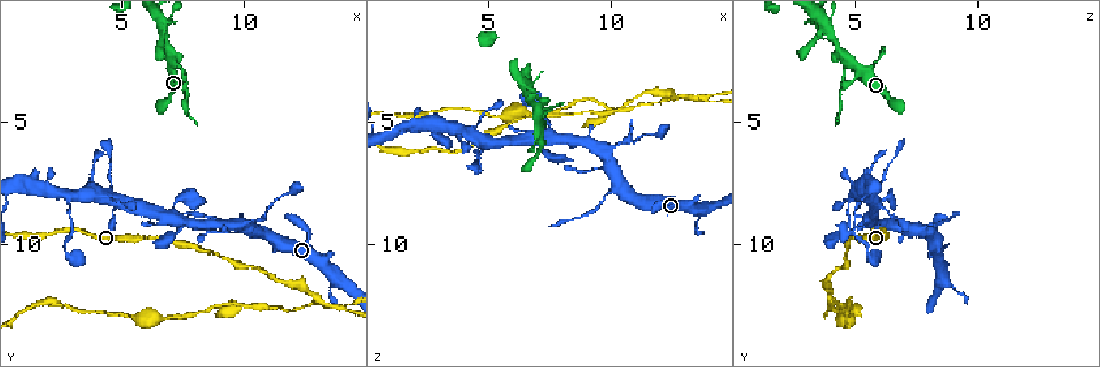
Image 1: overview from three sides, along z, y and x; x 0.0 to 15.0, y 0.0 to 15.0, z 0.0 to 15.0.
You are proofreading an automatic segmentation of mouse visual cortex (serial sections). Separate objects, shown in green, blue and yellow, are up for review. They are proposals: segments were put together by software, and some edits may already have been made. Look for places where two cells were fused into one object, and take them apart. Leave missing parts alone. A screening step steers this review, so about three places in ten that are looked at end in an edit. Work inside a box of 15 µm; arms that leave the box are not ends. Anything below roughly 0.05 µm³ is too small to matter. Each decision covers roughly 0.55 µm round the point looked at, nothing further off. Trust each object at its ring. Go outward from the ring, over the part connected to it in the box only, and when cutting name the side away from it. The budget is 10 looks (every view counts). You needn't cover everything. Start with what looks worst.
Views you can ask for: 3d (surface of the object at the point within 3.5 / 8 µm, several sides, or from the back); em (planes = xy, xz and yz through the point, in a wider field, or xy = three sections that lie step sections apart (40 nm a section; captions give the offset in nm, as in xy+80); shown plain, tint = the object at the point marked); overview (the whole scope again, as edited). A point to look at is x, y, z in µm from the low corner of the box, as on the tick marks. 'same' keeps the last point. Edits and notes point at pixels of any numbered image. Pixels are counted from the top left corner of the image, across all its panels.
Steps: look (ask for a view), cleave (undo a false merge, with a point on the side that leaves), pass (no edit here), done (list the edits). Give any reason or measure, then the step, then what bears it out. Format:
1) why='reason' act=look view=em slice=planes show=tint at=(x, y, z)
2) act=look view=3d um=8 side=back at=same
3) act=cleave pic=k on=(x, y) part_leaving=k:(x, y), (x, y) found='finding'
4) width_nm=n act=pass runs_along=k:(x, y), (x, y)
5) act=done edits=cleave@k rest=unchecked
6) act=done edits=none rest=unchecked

why='side arm on a straight run' act=look view=3d um=8 at=(6.6, 1.1, 3.8)

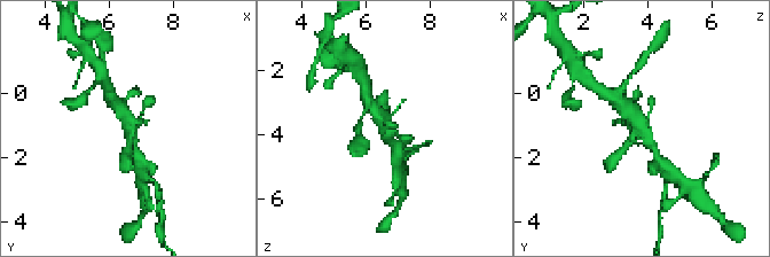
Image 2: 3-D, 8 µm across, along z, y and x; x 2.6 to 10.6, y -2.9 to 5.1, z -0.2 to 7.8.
act=look view=3d um=3.5 at=(6.7, 1.2, 3.9)

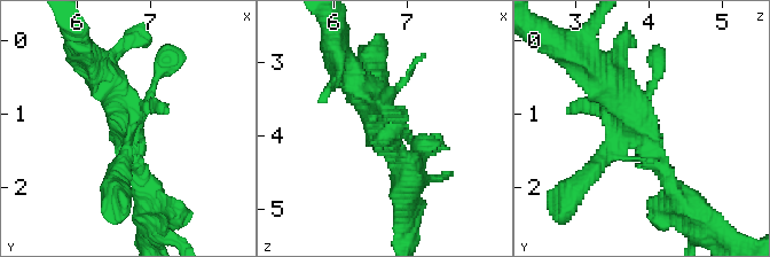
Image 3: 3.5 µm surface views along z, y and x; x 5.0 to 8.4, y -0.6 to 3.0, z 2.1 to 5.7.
act=look view=em slice=xy step=2 show=tint at=(6.65, 1.15, 3.85)

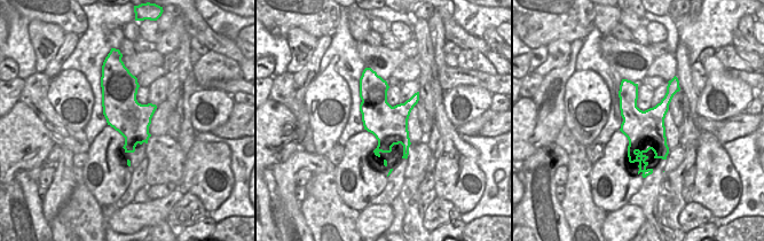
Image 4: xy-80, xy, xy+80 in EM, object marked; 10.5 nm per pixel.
act=pass runs_along=3:(674, 186), (653, 143), (595, 70) found='all the same cell'

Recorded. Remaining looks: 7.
why='side arm on a straight run' act=look view=3d um=3.5 at=(13.0, 12.1, 4.0)

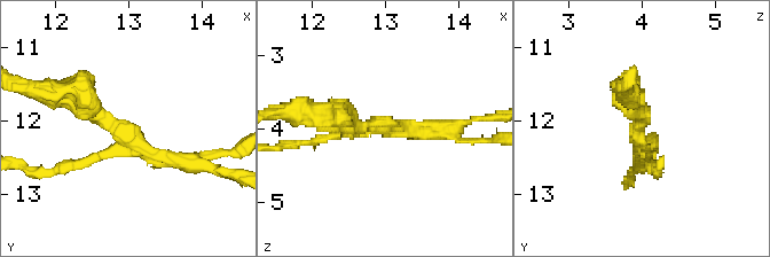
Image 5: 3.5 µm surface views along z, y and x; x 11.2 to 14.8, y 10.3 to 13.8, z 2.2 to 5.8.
arms=3 arm_widths_nm=100,200,350 why='shape alone is not enough' act=look view=em slice=xy step=3 show=tint at=(12.95, 12.20, 3.95)

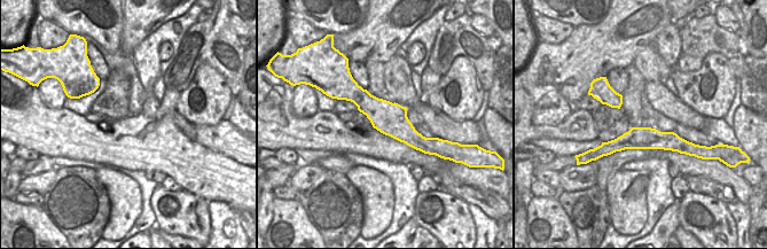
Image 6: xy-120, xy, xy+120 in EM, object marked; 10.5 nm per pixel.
act=cleave pic=5 on=(81, 162) part_leaving=5:(116, 143), (77, 165), (32, 172) found='two cells meet here'

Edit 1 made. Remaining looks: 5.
why='two arms in line, one across' act=look view=3d um=3.5 at=(10.1, 9.4, 7.9)

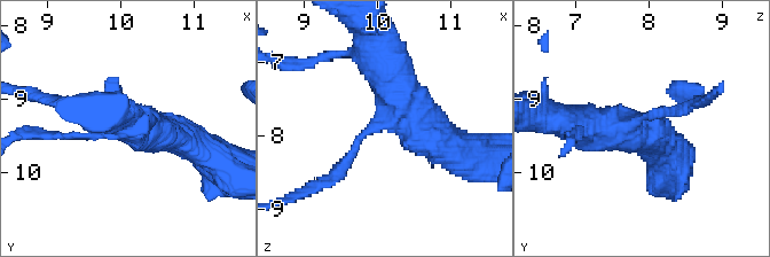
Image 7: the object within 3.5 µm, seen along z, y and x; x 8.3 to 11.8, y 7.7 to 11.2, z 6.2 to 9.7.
arms=3 arm_widths_nm=150,450,500 why='now the EM' act=look view=em slice=xy step=5 show=tint at=(10.10, 9.35, 7.75)

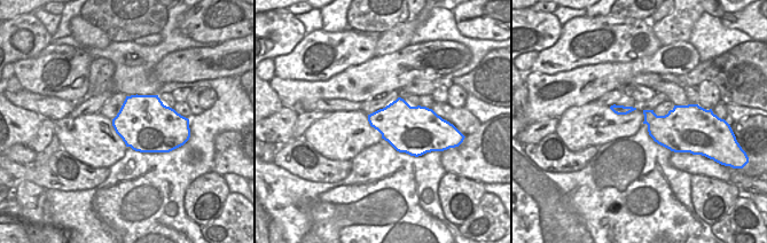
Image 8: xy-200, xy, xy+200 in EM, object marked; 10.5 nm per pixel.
act=cleave pic=7 on=(681, 107) part_leaving=7:(653, 116), (688, 109), (715, 92) found='a second cell is stuck on'

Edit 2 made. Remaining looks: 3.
act=done edits=cleave@5,cleave@7 rest=unchecked

